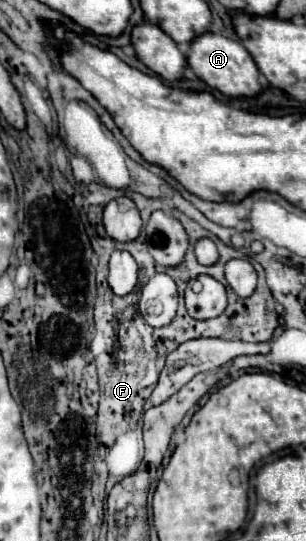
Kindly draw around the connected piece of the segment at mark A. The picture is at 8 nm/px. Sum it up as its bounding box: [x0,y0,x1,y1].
[187,30,263,96]

